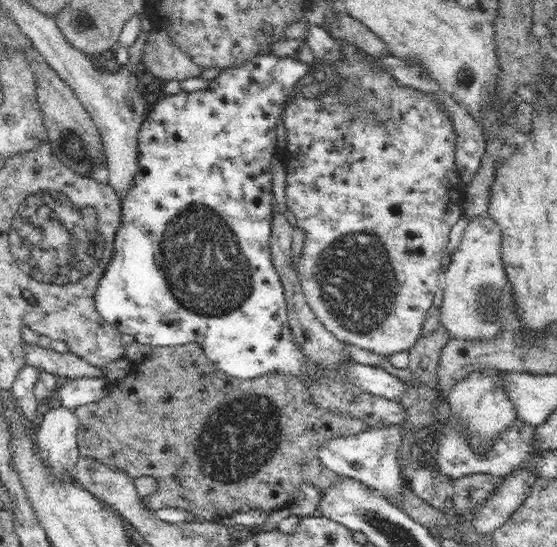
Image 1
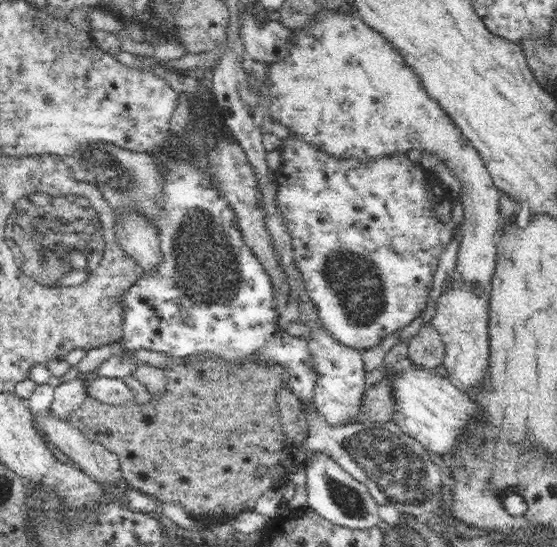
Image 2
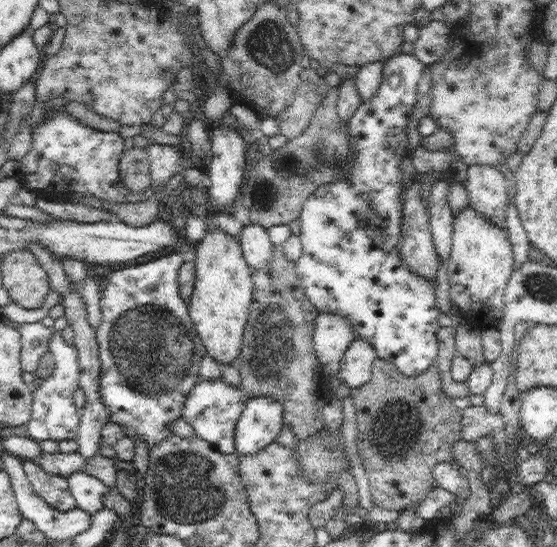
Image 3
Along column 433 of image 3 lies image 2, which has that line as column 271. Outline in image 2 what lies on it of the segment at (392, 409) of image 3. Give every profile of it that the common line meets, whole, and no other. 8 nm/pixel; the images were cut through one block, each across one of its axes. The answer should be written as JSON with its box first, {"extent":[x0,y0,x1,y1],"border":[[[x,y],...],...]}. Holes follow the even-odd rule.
{"extent":[72,358,288,520],"border":[[[214,358],[192,366],[182,366],[180,360],[176,360],[172,368],[164,370],[164,374],[168,380],[164,394],[160,398],[152,398],[144,410],[140,410],[134,402],[114,406],[88,396],[76,410],[72,410],[72,424],[90,440],[100,442],[116,454],[126,488],[140,490],[156,504],[180,502],[186,512],[192,512],[194,516],[208,516],[212,520],[230,520],[232,516],[252,510],[266,490],[276,488],[270,468],[284,460],[286,436],[274,396],[282,382],[288,382],[288,370],[282,364],[262,368],[252,360],[234,364]]]}

